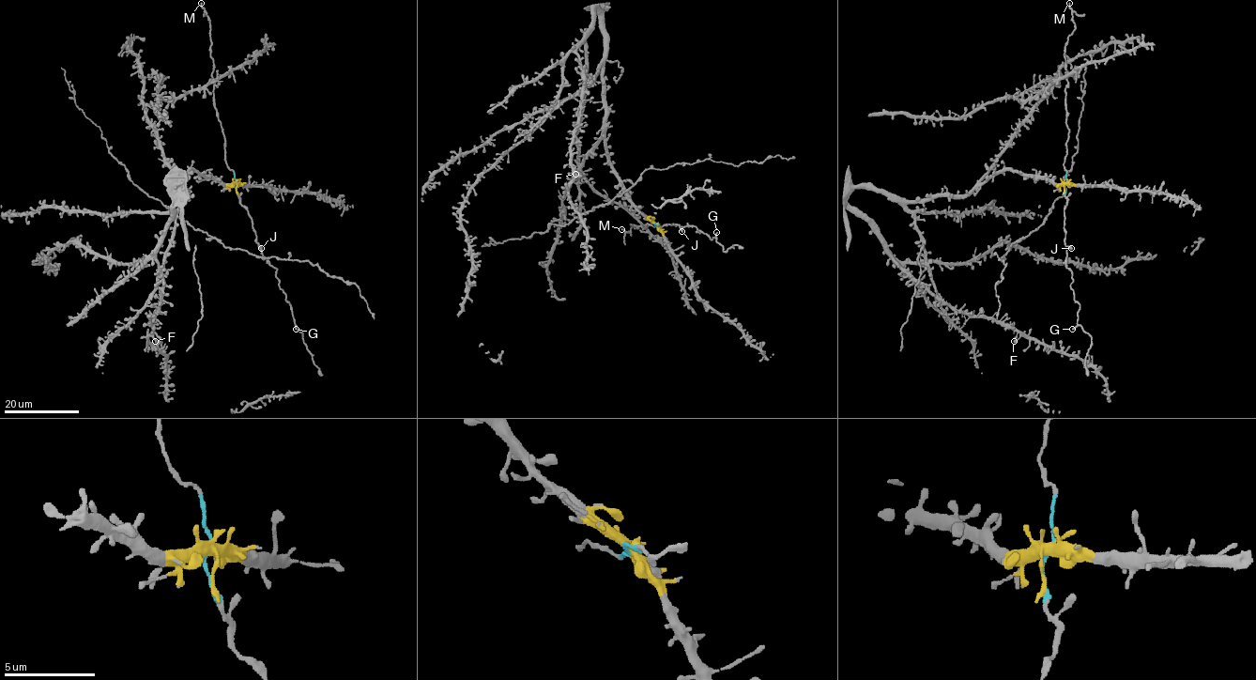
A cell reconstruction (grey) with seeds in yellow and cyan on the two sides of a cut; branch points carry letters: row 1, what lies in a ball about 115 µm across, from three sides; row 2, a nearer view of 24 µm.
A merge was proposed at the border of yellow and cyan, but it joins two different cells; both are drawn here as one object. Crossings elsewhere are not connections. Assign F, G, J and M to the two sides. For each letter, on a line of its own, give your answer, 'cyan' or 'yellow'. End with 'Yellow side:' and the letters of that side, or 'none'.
F: yellow
G: cyan
J: cyan
M: cyan
Yellow side: F

